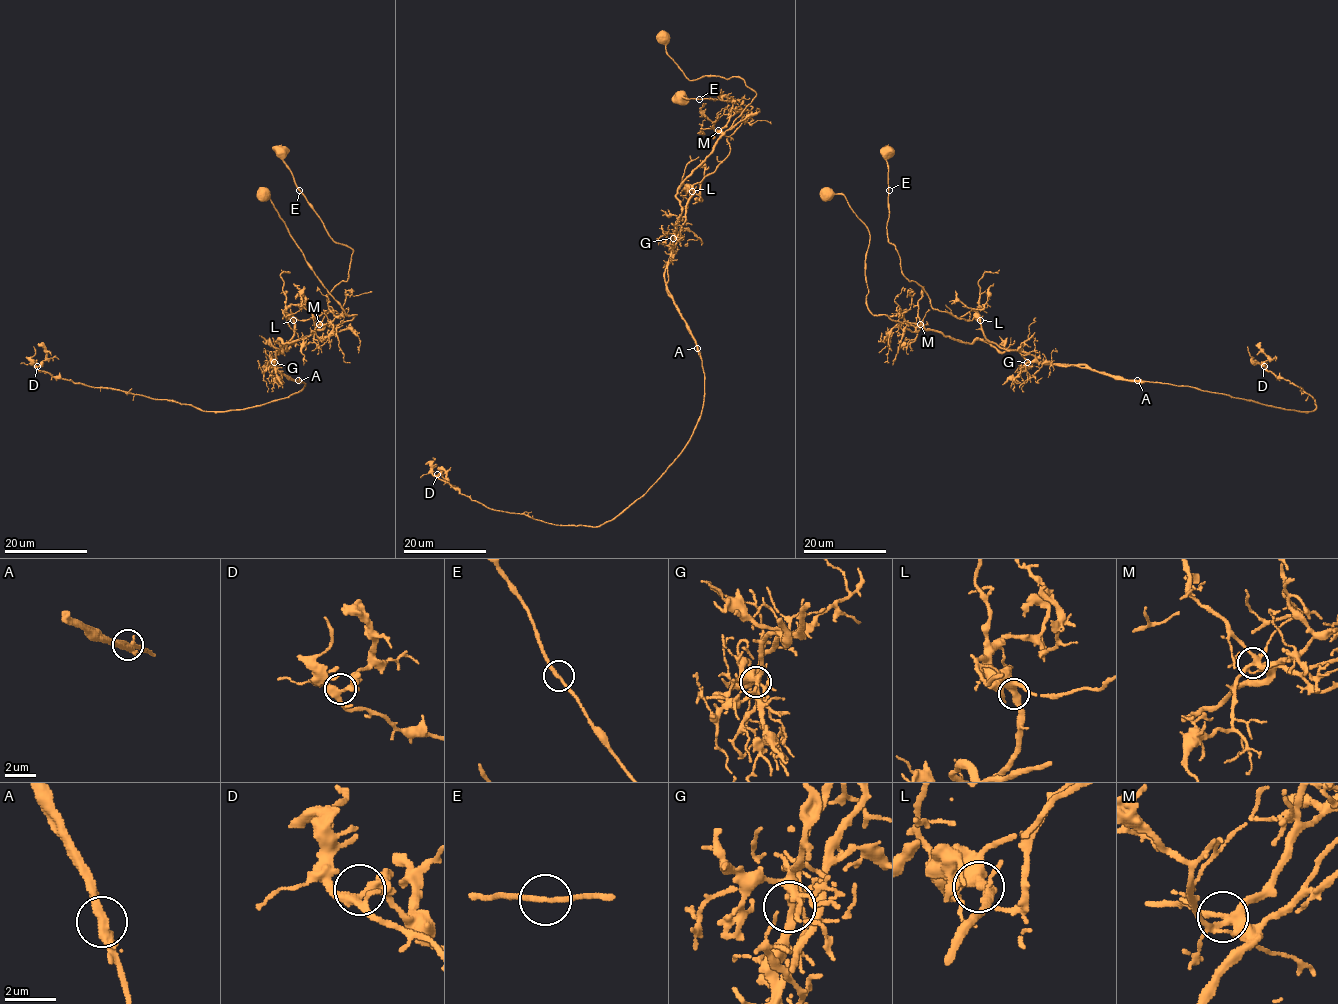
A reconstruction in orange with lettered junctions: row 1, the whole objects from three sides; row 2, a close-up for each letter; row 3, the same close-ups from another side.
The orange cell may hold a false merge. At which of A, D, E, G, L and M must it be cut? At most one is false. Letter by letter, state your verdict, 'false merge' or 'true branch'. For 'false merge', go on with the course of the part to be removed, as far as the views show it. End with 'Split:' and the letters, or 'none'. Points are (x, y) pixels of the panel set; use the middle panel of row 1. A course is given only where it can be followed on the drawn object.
A: false merge; foreign part runs (697, 348), (666, 284), (669, 255), (693, 185), (727, 156), (727, 139), (752, 107), (723, 97), (680, 98)
D: true branch
E: true branch
G: true branch
L: true branch
M: true branch
Split: A

